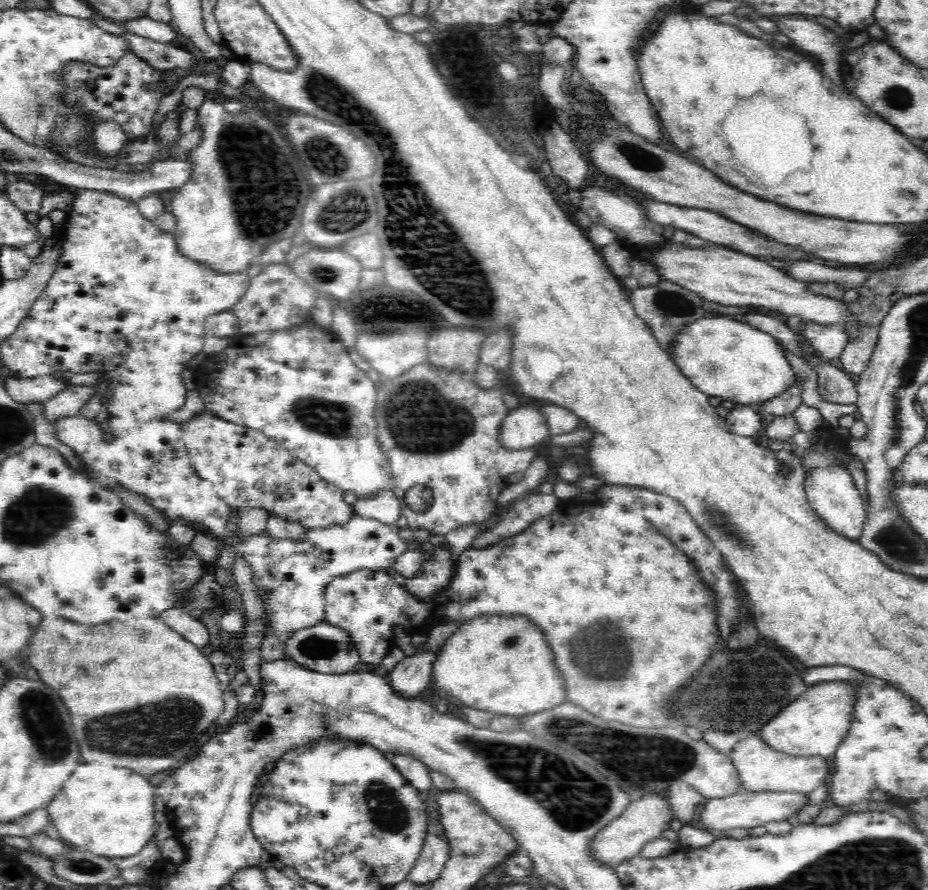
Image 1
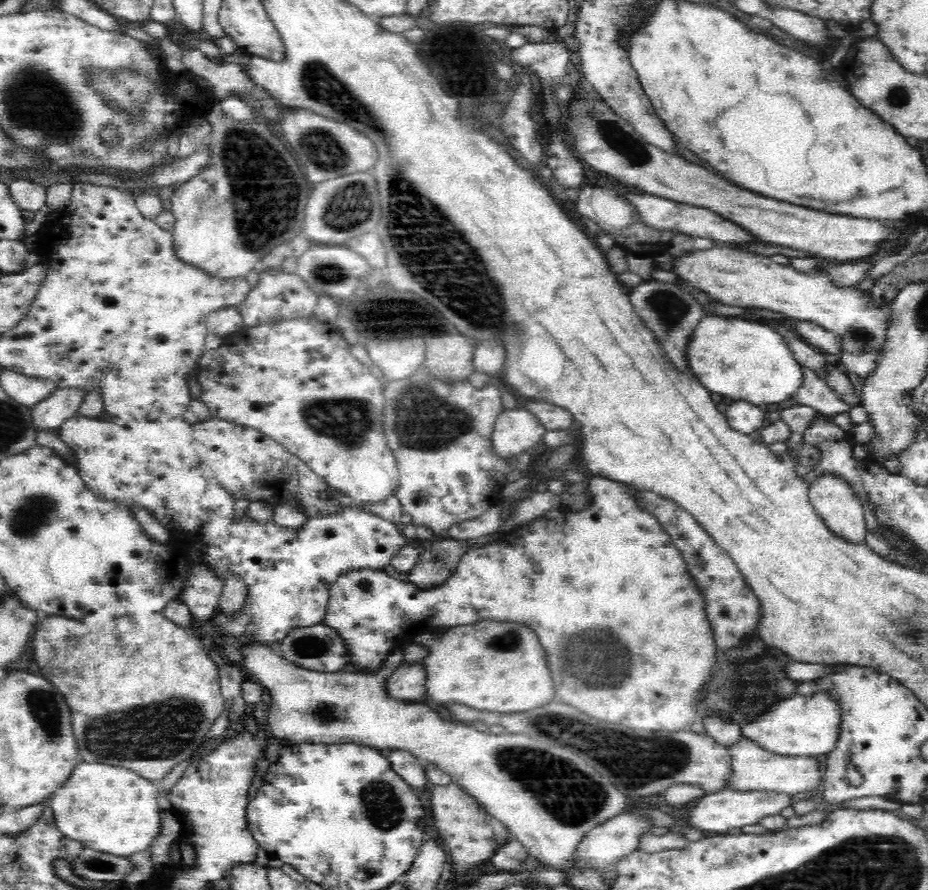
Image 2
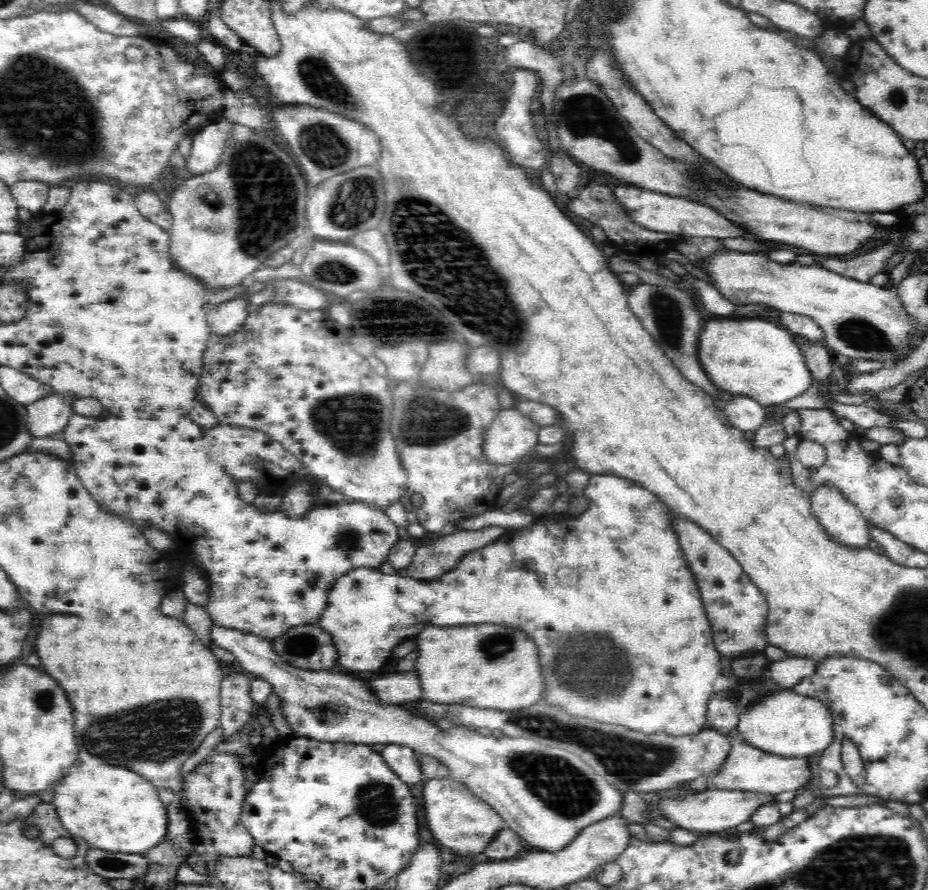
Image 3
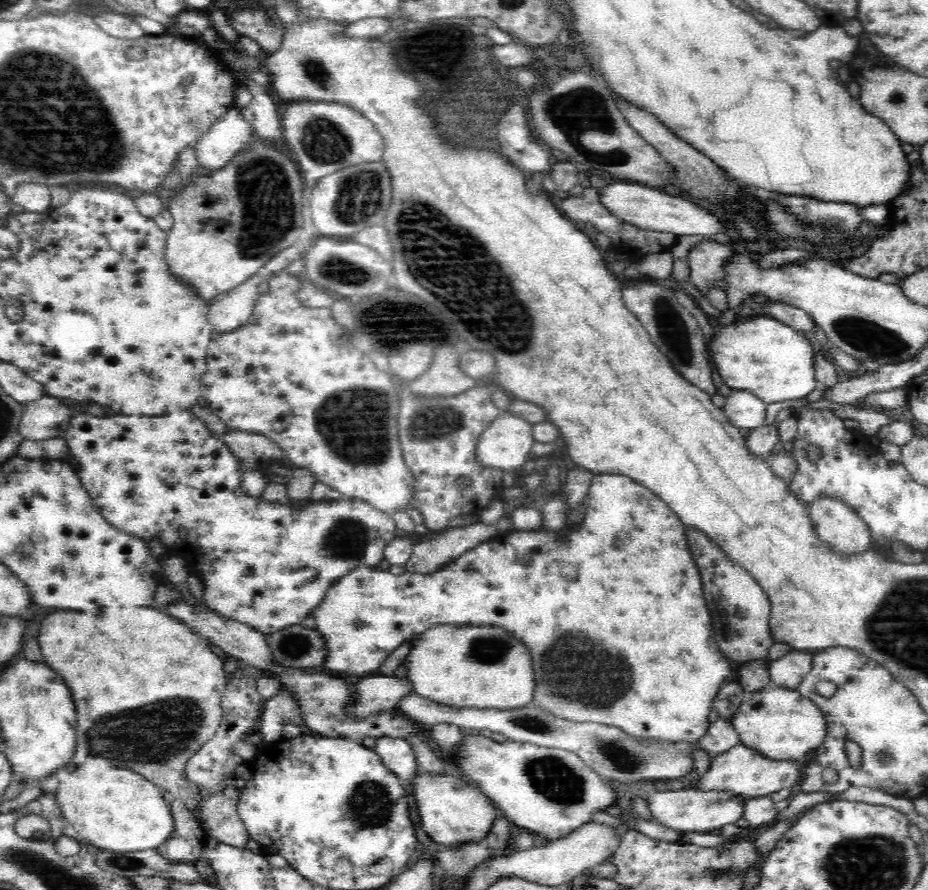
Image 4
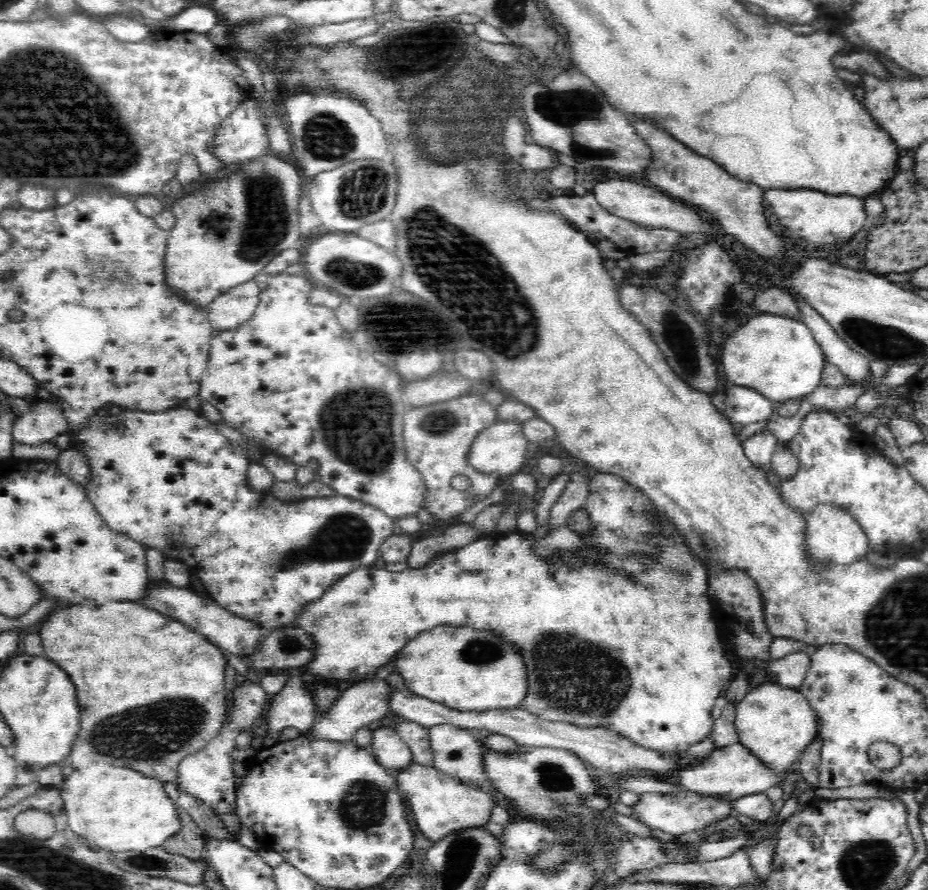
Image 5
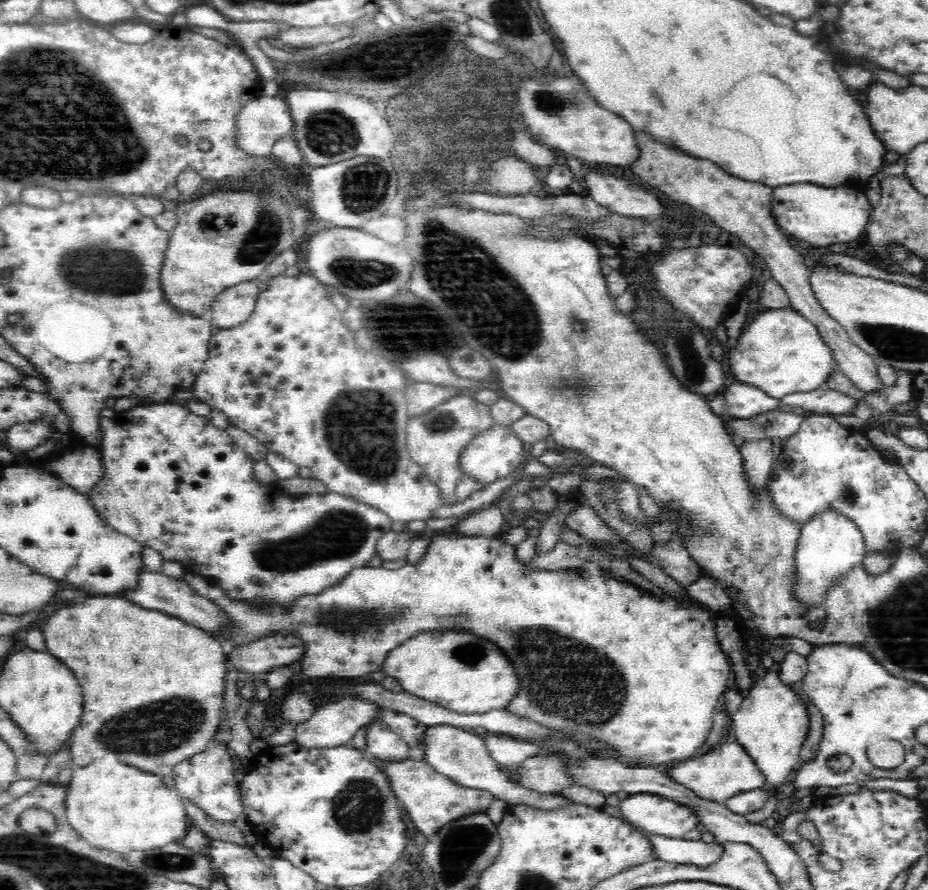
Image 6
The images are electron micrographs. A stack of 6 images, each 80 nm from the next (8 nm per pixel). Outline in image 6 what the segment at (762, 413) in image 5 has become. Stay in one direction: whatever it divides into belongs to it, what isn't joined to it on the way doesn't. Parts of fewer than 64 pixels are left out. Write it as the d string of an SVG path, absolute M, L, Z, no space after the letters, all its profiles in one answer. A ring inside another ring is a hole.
M735 382L726 388L726 416L734 418L752 418L752 415L778 409L781 404L757 386Z

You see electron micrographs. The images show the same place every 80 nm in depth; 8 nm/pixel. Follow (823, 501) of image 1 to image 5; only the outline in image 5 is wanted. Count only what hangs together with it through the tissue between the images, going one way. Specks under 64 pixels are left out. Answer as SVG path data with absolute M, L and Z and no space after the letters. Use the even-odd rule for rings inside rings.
M834 502L819 503L806 515L806 545L815 562L854 563L870 551L865 530L845 507Z

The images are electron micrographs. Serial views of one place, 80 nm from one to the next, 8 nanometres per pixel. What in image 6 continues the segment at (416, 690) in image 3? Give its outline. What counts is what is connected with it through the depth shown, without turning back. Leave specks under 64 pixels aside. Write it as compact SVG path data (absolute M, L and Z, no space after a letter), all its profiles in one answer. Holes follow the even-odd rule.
M342 697L332 700L326 706L319 706L318 710L306 720L296 723L294 742L304 747L332 747L351 744L351 739L359 728L370 724L375 720L378 705L370 701L362 701L358 697Z

